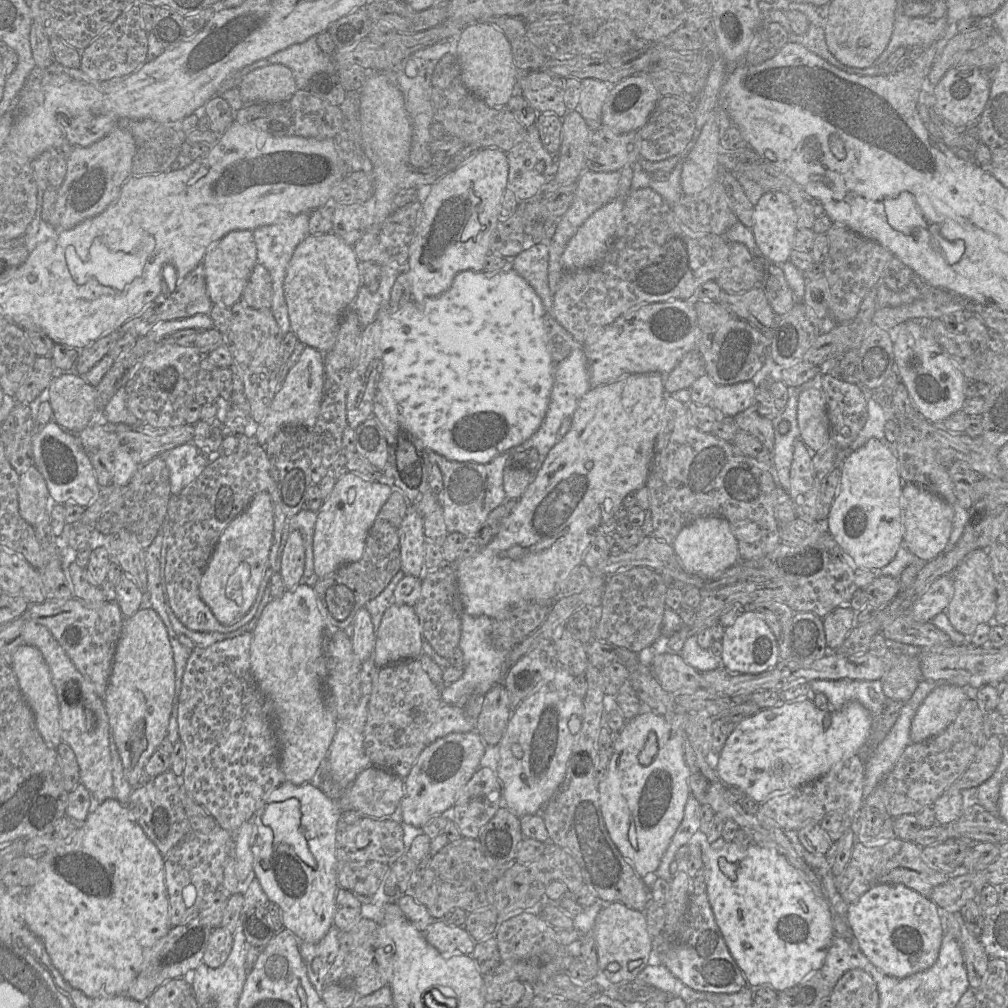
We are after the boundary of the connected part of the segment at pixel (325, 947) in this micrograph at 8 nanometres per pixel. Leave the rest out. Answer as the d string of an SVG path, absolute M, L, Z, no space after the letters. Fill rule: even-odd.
M333 925L316 943L300 942L299 950L306 965L308 978L315 989L322 991L325 977L339 951L339 929Z

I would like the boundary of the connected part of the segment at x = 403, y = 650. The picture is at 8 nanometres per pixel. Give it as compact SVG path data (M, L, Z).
M391 603L376 631L374 663L378 669L422 654L421 627L414 608Z

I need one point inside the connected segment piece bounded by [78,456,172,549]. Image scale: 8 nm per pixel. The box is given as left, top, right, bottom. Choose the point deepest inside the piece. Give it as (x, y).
(140, 507)

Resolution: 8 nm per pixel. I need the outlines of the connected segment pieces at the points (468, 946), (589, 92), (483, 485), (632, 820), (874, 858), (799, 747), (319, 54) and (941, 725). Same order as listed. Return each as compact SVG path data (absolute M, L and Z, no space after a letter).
M434 920L423 934L426 941L441 954L471 956L476 944L464 927L450 926L443 920Z
M593 78L583 79L581 84L580 100L576 111L582 115L590 130L595 131L602 126L601 112L610 86Z
M514 447L486 464L451 461L426 449L428 460L436 464L442 474L443 489L439 494L439 501L448 533L459 532L465 537L476 536L490 512L507 500L503 487L503 473L510 465L513 449Z
M675 706L675 715L671 720L654 712L641 712L628 720L619 731L608 772L598 784L600 808L607 831L622 856L641 878L656 872L683 819L685 805L691 795L690 771L684 755L686 714L676 713Z
M895 837L873 846L856 841L849 863L840 875L834 877L834 882L843 900L851 905L865 892L879 884L903 884L929 898L932 890L945 883L951 876L929 866L922 858L920 846Z
M800 696L771 708L760 709L738 722L718 754L716 773L724 784L738 786L755 801L762 803L819 778L842 759L861 755L871 741L872 727L870 714L857 701L847 703L840 710L824 711L816 707L812 700Z
M316 36L293 44L267 58L269 64L283 64L293 73L297 89L306 89L309 79L316 73L336 73L336 64L332 55L323 52Z
M943 684L930 692L918 707L910 728L911 743L919 743L942 733L968 700L963 687Z

